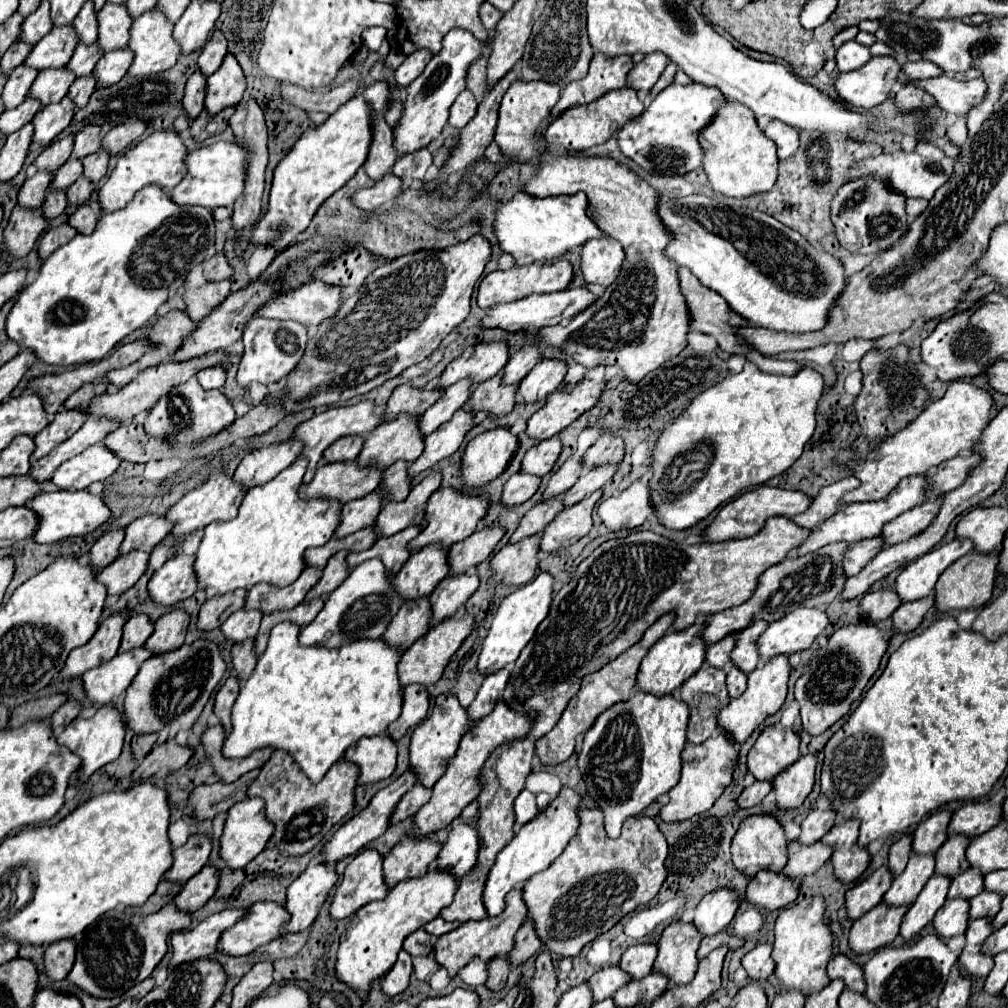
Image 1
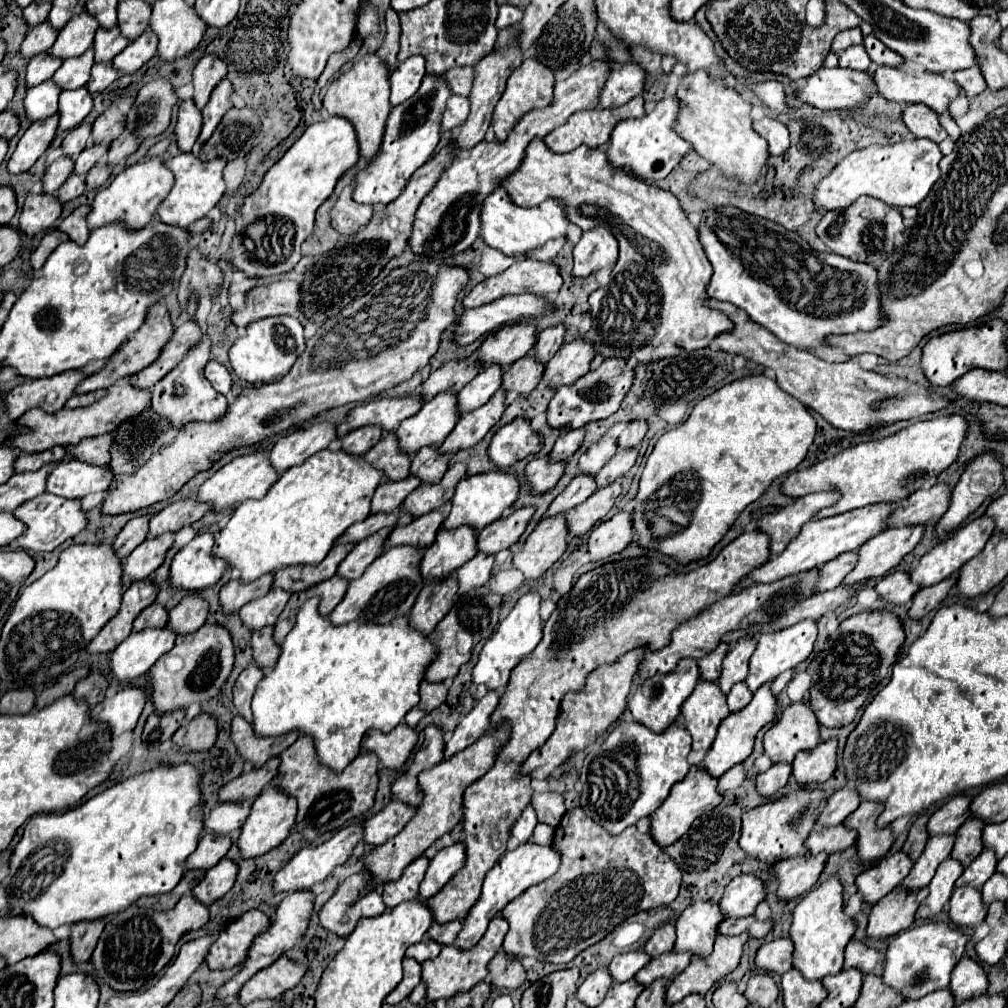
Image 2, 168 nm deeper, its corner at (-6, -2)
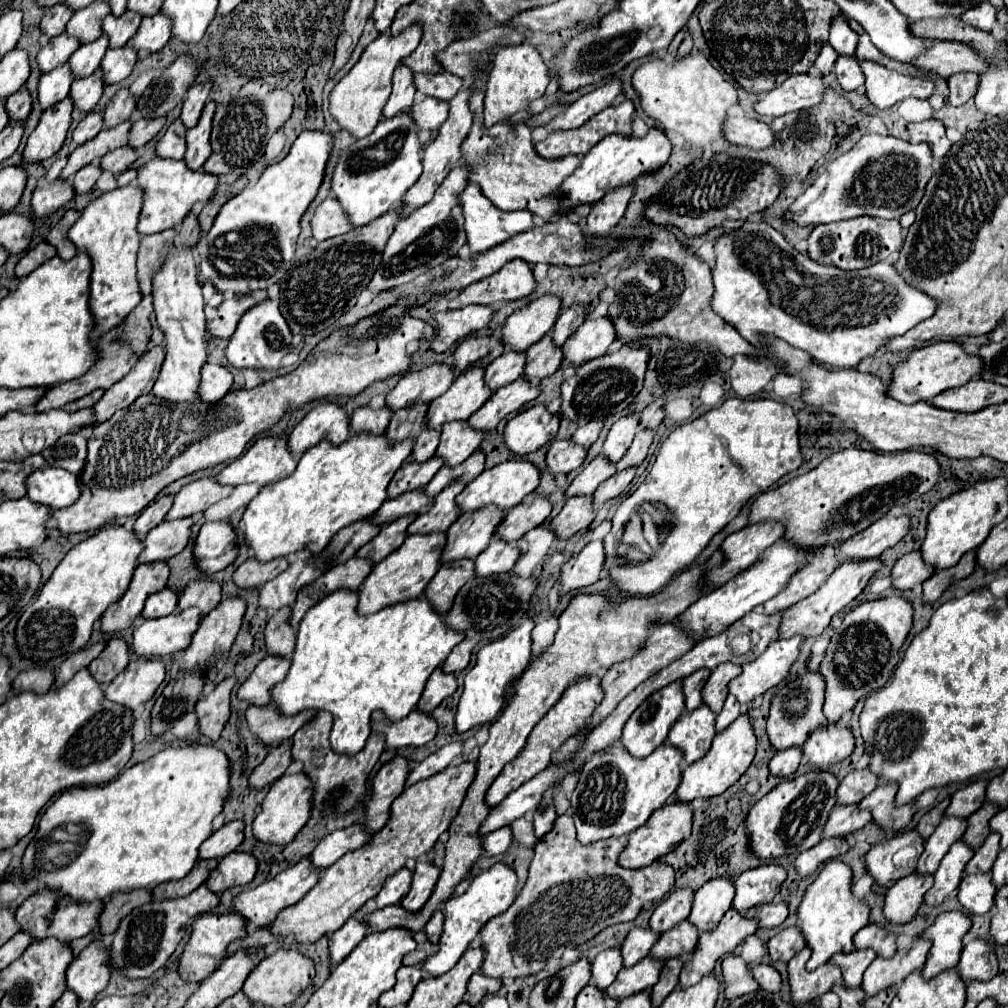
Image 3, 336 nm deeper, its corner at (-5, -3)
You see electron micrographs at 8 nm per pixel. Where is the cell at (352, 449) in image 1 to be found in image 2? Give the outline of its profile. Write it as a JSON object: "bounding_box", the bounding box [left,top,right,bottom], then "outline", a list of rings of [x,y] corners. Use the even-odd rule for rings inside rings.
{"bounding_box":[343,426,381,456],"outline":[[[363,426],[357,430],[351,430],[343,440],[343,450],[353,456],[363,456],[367,450],[371,450],[381,438],[381,428],[377,426]]]}

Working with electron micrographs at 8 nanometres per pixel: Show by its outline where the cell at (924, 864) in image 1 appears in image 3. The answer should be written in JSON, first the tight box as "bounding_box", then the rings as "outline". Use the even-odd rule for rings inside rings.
{"bounding_box":[918,815,968,873],"outline":[[[944,815],[936,831],[926,839],[926,849],[918,859],[920,873],[934,873],[956,839],[962,839],[968,821],[952,815]]]}

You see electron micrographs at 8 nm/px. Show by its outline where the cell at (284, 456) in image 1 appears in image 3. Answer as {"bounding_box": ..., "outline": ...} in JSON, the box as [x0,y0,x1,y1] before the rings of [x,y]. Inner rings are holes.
{"bounding_box":[290,403,350,457],"outline":[[[336,403],[316,405],[290,433],[290,451],[294,457],[306,453],[312,445],[328,439],[336,445],[344,443],[350,437],[350,417]]]}

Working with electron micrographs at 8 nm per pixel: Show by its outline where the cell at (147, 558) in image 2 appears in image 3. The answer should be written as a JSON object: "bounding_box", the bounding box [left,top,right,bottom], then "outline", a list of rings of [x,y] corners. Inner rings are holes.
{"bounding_box":[138,517,192,563],"outline":[[[182,517],[174,521],[162,521],[156,525],[144,539],[144,551],[138,563],[152,561],[168,561],[176,553],[180,553],[188,541],[192,529],[192,517]]]}

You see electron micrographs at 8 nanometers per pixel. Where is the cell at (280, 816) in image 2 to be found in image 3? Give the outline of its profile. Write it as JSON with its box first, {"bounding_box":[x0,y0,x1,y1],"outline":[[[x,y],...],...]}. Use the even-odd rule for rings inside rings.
{"bounding_box":[254,773,312,845],"outline":[[[294,773],[294,775],[282,775],[278,781],[272,783],[270,791],[266,793],[262,801],[262,811],[254,819],[254,837],[264,841],[264,843],[274,843],[274,845],[284,845],[294,839],[294,835],[306,825],[310,819],[310,809],[312,809],[312,781],[306,773]]]}

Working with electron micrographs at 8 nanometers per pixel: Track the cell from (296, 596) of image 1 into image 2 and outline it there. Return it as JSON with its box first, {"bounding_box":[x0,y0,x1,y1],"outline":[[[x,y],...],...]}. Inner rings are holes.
{"bounding_box":[273,546,353,594],"outline":[[[335,546],[321,562],[321,566],[291,566],[289,570],[279,570],[273,580],[273,588],[281,588],[289,594],[297,594],[315,586],[317,582],[325,582],[335,576],[339,562],[351,552],[353,546]]]}

